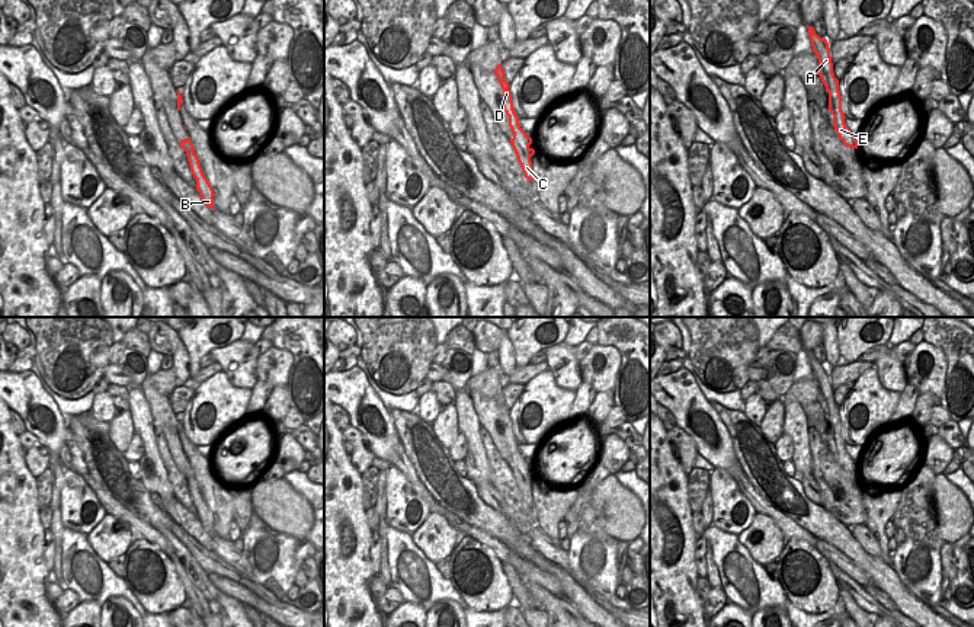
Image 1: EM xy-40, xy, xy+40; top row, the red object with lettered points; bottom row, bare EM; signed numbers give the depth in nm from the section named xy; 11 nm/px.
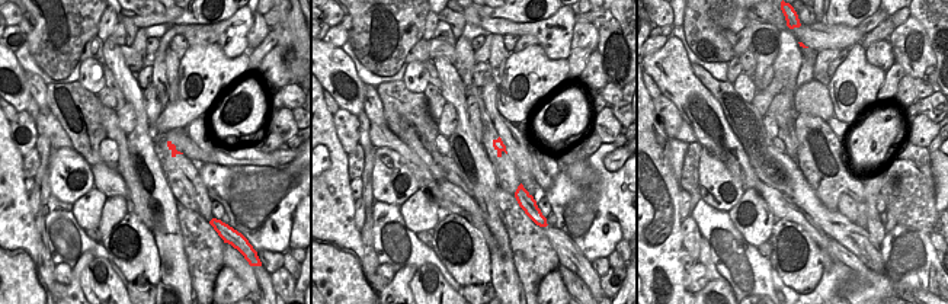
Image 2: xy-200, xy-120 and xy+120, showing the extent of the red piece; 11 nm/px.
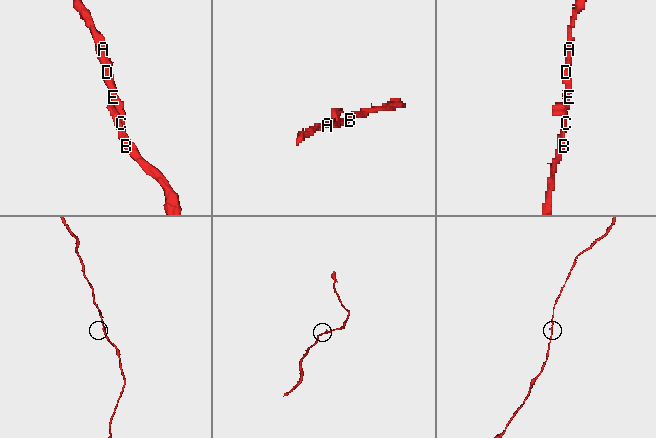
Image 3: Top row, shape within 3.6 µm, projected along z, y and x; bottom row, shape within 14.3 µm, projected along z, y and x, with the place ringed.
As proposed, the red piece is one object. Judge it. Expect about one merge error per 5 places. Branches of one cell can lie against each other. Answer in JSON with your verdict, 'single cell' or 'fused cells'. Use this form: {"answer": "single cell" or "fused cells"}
{"answer": "single cell"}

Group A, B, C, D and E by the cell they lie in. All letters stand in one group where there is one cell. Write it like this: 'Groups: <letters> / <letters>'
Groups: A B C D E

